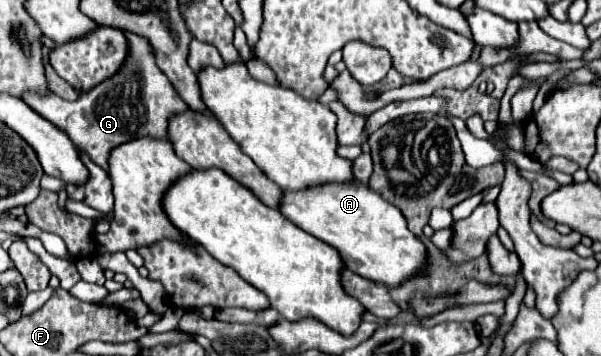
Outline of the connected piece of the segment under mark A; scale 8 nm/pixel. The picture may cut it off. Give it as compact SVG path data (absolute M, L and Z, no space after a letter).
M323 183L301 191L283 191L279 213L303 231L335 247L353 273L387 287L399 287L425 265L425 245L407 229L401 211L387 203L367 183Z

